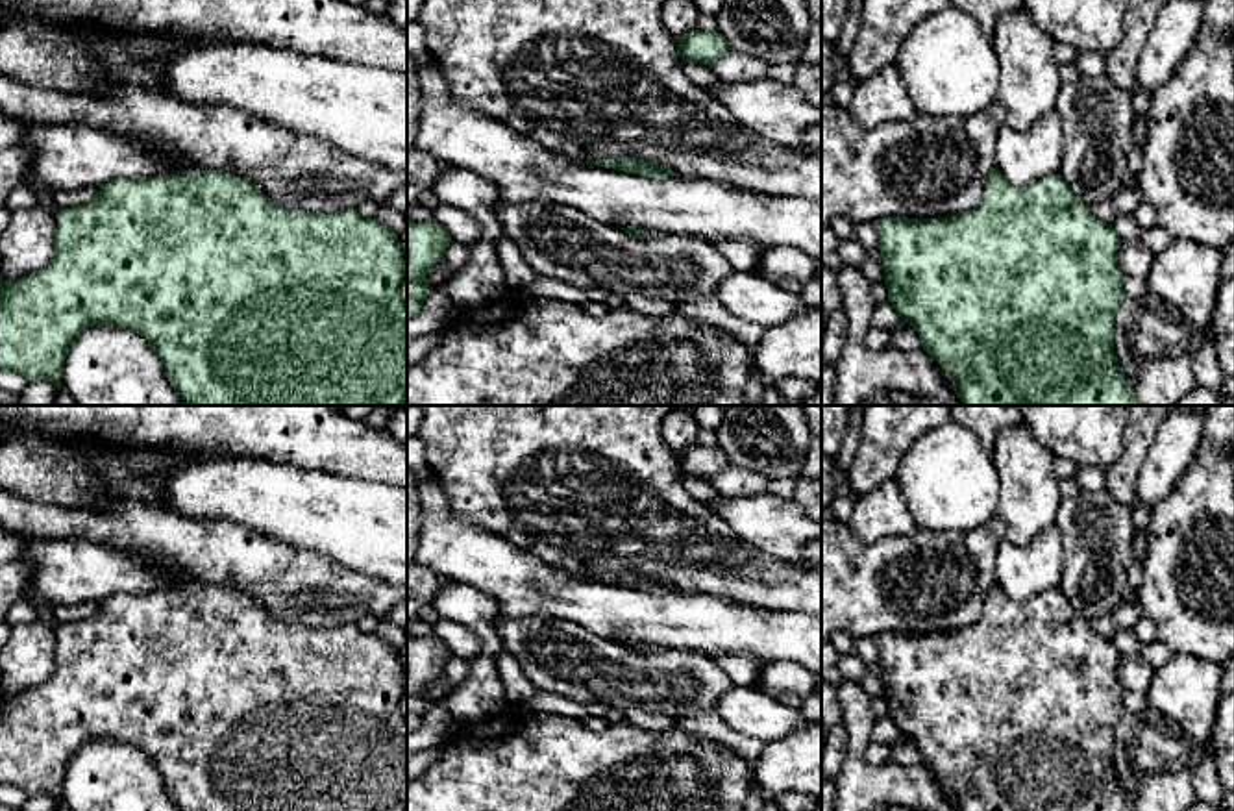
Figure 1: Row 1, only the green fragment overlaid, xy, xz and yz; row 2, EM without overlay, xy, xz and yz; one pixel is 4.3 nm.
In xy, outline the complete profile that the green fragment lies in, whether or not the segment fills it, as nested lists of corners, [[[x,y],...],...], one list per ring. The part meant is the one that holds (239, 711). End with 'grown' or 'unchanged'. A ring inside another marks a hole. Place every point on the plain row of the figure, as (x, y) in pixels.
[[[222,585],[117,593],[102,600],[87,618],[59,624],[50,678],[24,692],[0,692],[0,785],[15,785],[28,796],[48,794],[61,804],[70,755],[93,739],[124,741],[146,752],[165,780],[179,811],[407,811],[407,718],[400,700],[407,689],[398,650],[377,633],[361,631],[355,622],[309,628],[274,618],[250,594]]]; unchanged

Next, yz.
[[[995,581],[986,591],[981,617],[969,626],[942,633],[888,631],[877,635],[875,641],[888,717],[905,739],[916,742],[923,765],[953,791],[956,811],[1134,811],[1114,768],[1114,731],[1125,715],[1125,691],[1117,681],[1121,654],[1112,639],[1103,639],[1092,631],[1090,620],[1071,605],[1060,589],[1049,589],[1016,604]]]; unchanged

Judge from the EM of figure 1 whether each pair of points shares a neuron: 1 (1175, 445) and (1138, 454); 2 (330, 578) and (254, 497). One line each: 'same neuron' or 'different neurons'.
1: different neurons
2: different neurons

